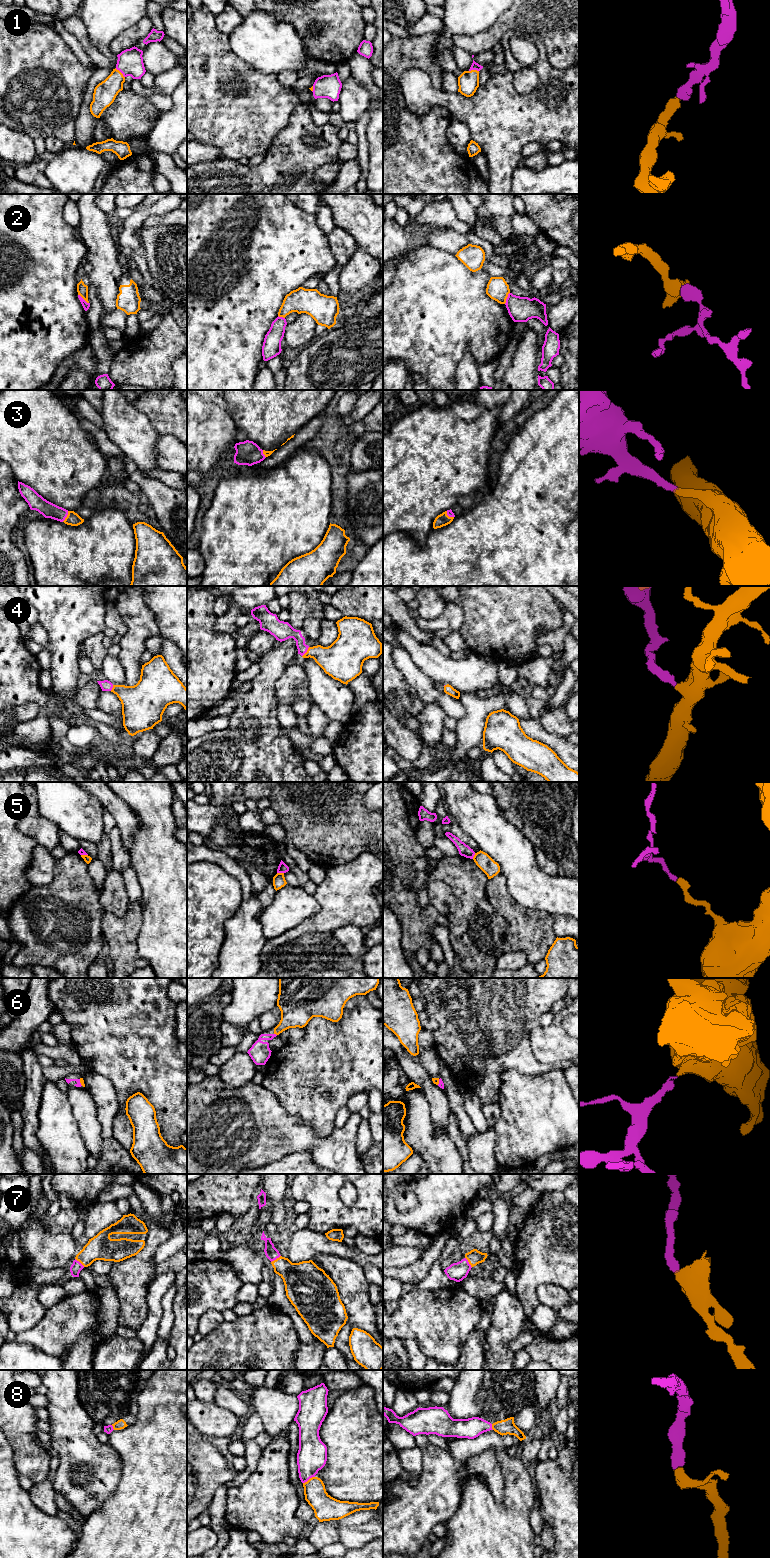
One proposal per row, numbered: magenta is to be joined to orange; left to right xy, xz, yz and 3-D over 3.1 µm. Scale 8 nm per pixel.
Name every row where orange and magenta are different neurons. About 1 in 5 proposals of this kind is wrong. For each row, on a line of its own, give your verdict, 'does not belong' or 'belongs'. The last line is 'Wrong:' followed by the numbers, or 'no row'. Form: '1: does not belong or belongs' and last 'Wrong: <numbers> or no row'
1: belongs
2: does not belong
3: belongs
4: belongs
5: does not belong
6: belongs
7: belongs
8: belongs
Wrong: 2, 5

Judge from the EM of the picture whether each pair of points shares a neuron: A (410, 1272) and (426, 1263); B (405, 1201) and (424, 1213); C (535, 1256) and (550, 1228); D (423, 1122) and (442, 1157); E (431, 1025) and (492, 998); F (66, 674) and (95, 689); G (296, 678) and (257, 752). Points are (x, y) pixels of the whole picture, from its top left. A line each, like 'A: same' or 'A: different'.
A: same
B: different
C: same
D: same
E: different
F: different
G: different

